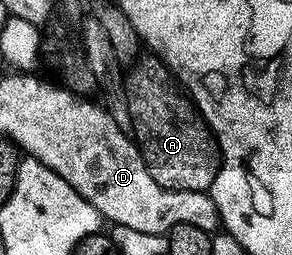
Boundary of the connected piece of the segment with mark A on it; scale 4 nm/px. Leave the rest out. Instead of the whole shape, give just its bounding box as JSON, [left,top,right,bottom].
[131,59,221,193]

